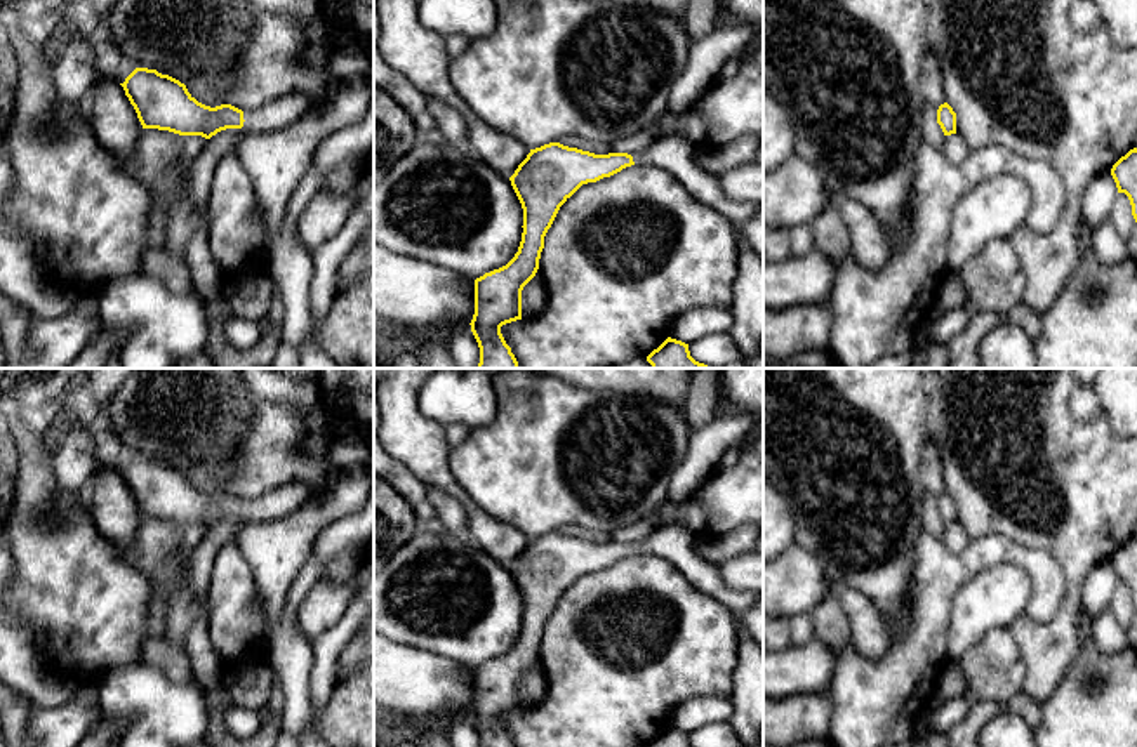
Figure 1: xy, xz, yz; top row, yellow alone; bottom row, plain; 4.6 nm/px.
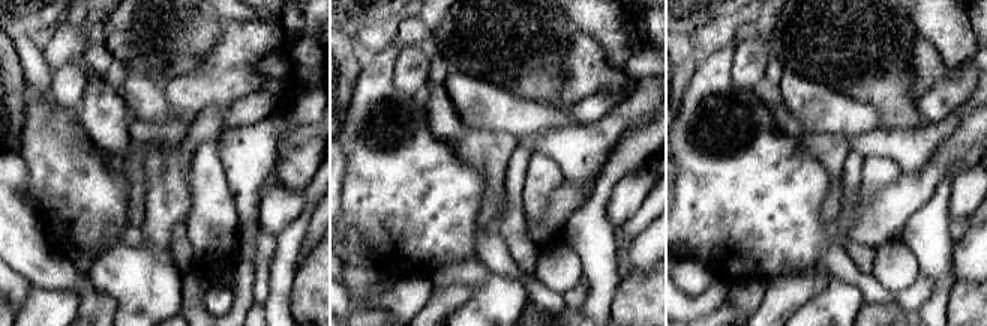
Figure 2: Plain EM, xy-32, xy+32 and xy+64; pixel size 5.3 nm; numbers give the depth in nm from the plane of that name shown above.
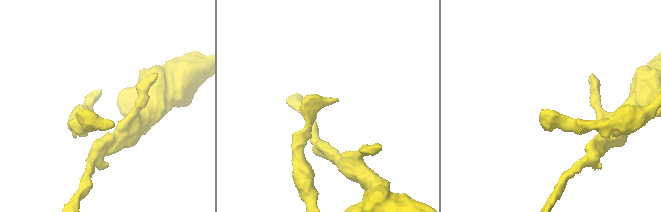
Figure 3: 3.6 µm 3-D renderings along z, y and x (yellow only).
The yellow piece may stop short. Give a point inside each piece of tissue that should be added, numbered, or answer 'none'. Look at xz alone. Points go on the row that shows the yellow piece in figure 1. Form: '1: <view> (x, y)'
1: xz (675, 153)

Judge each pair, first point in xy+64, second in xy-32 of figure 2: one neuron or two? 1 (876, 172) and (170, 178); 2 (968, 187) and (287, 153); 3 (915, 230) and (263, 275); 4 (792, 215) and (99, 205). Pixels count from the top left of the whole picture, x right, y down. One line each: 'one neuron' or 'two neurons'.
1: two neurons
2: two neurons
3: one neuron
4: one neuron

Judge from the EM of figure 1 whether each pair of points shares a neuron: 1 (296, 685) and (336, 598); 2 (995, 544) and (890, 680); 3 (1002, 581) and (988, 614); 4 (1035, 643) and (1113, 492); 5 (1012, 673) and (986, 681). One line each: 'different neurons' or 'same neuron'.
1: different neurons
2: same neuron
3: same neuron
4: same neuron
5: same neuron

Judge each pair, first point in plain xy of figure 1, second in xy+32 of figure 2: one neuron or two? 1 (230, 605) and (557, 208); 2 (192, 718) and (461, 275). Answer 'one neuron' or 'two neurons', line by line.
1: two neurons
2: one neuron

